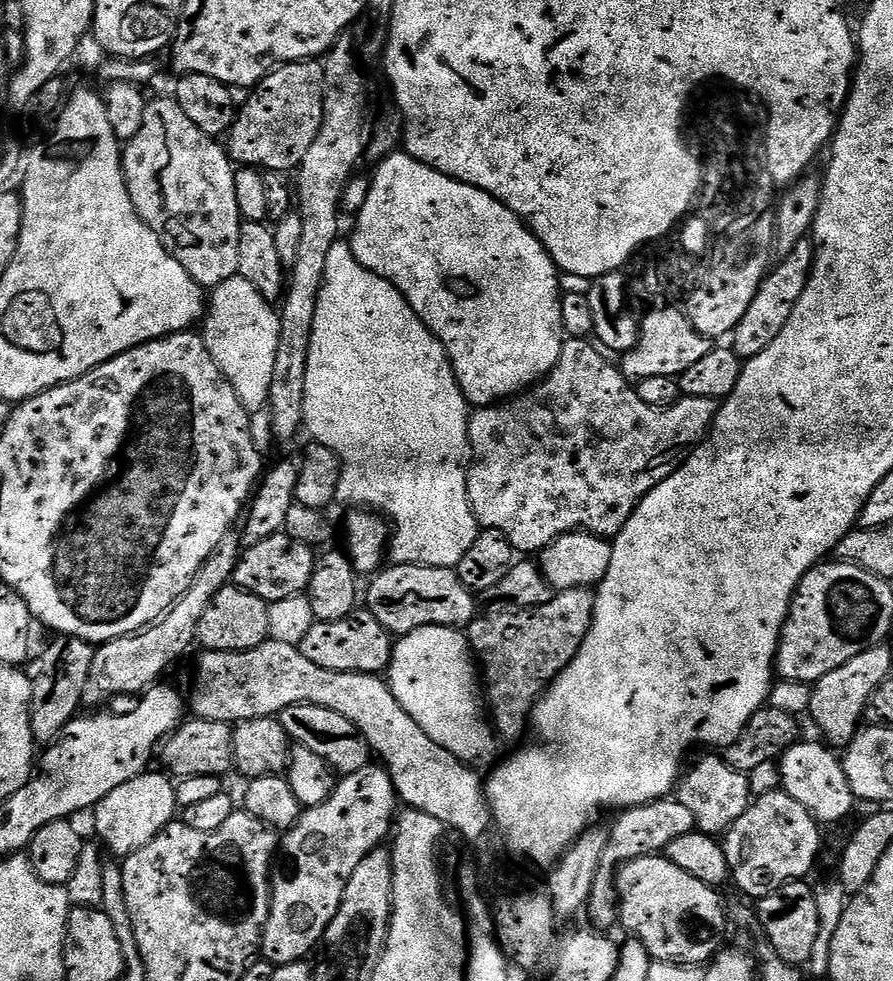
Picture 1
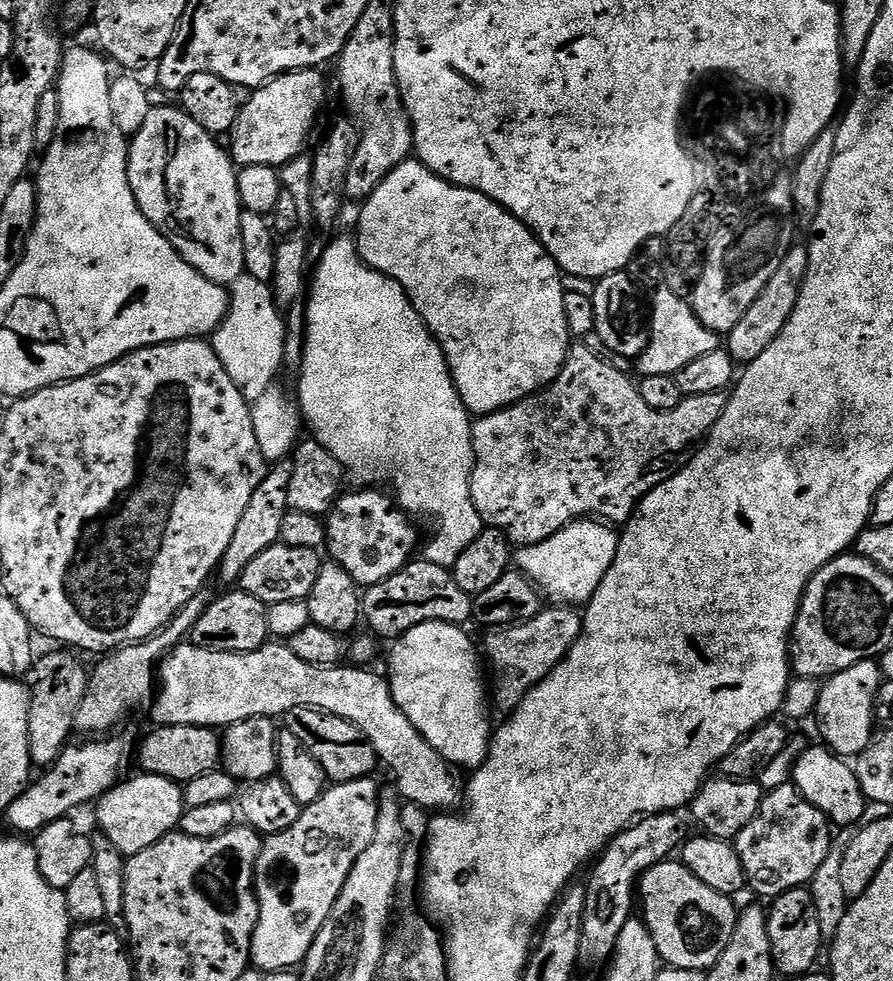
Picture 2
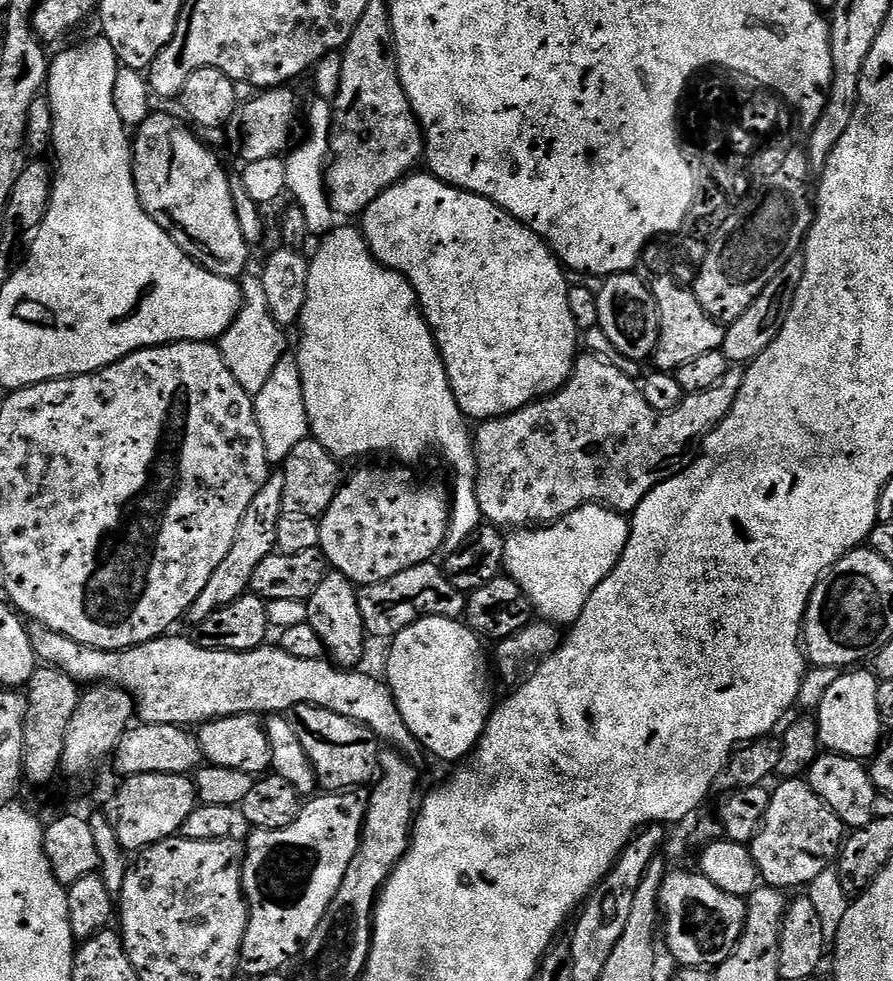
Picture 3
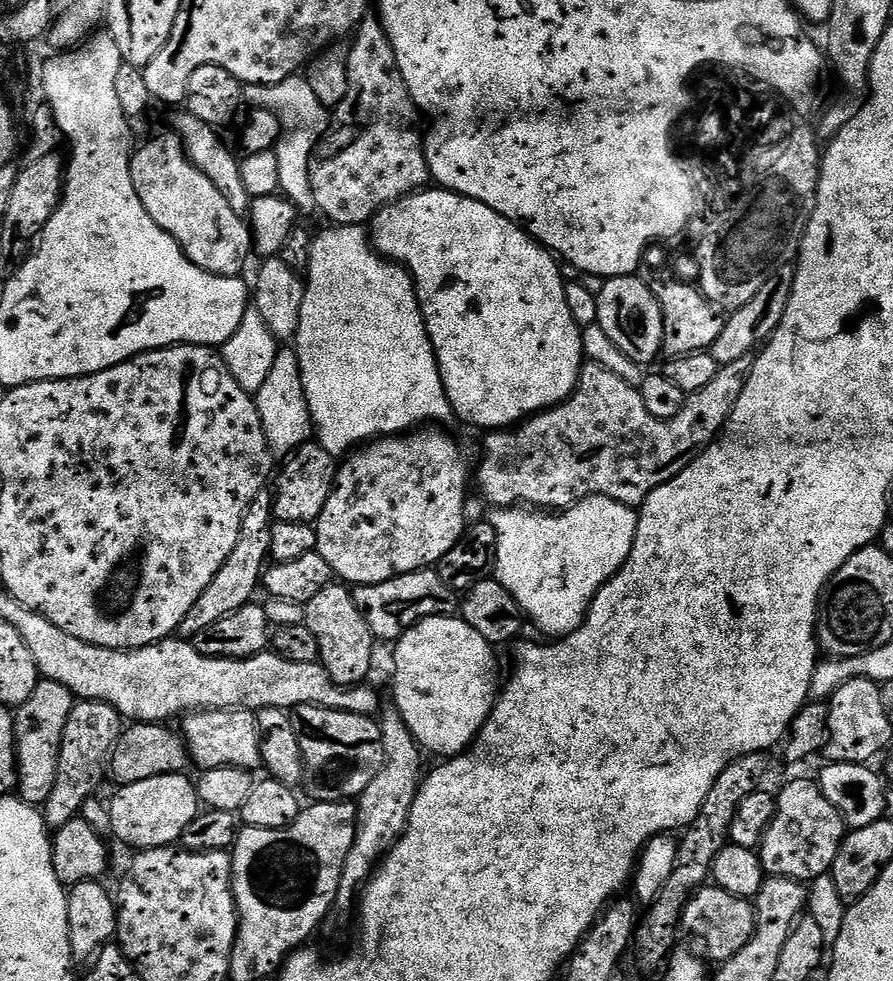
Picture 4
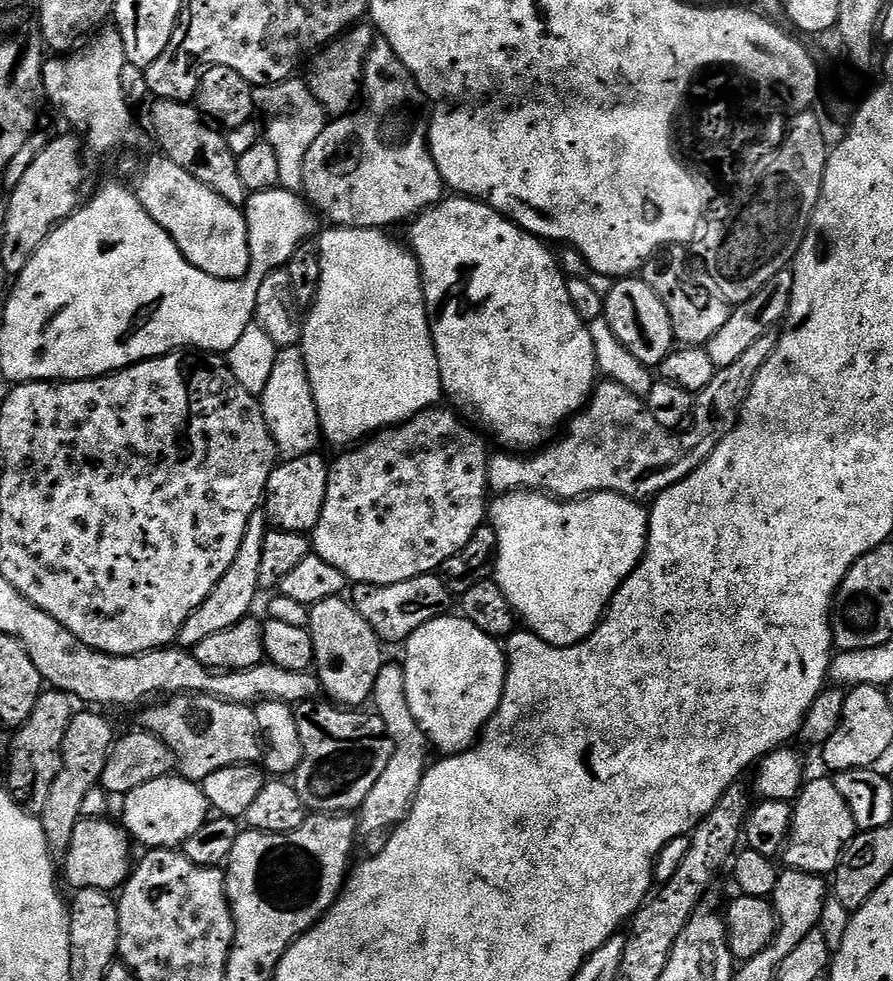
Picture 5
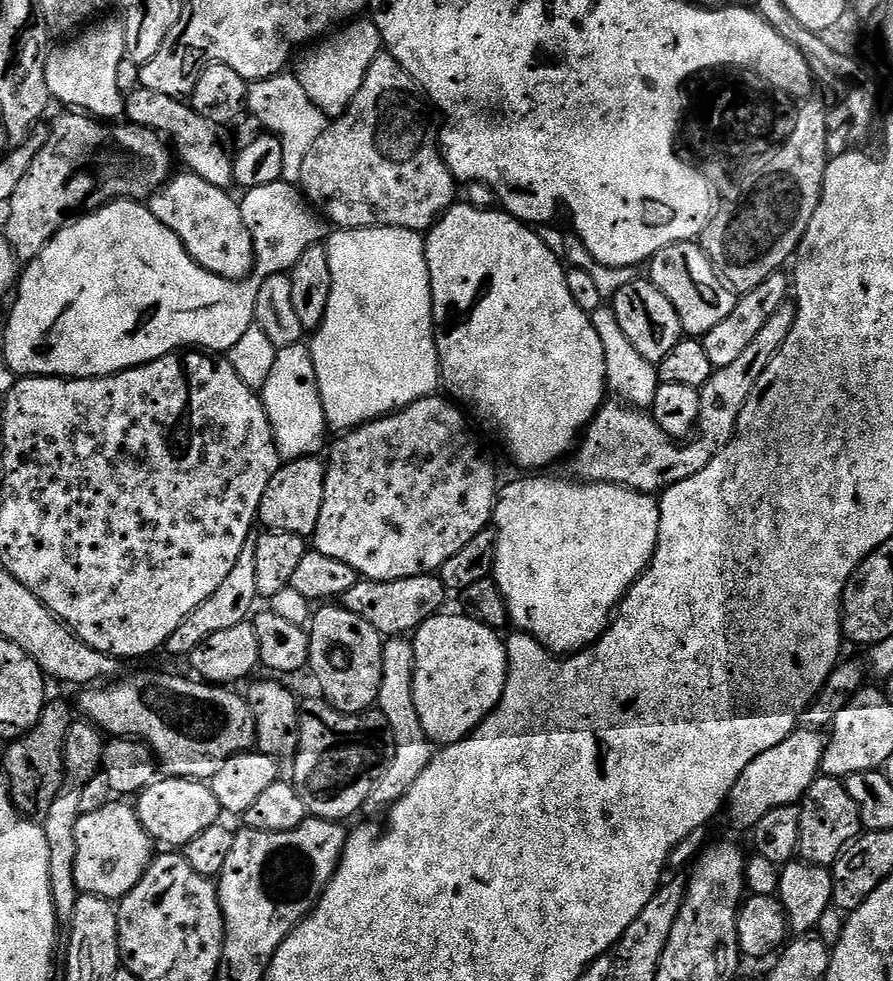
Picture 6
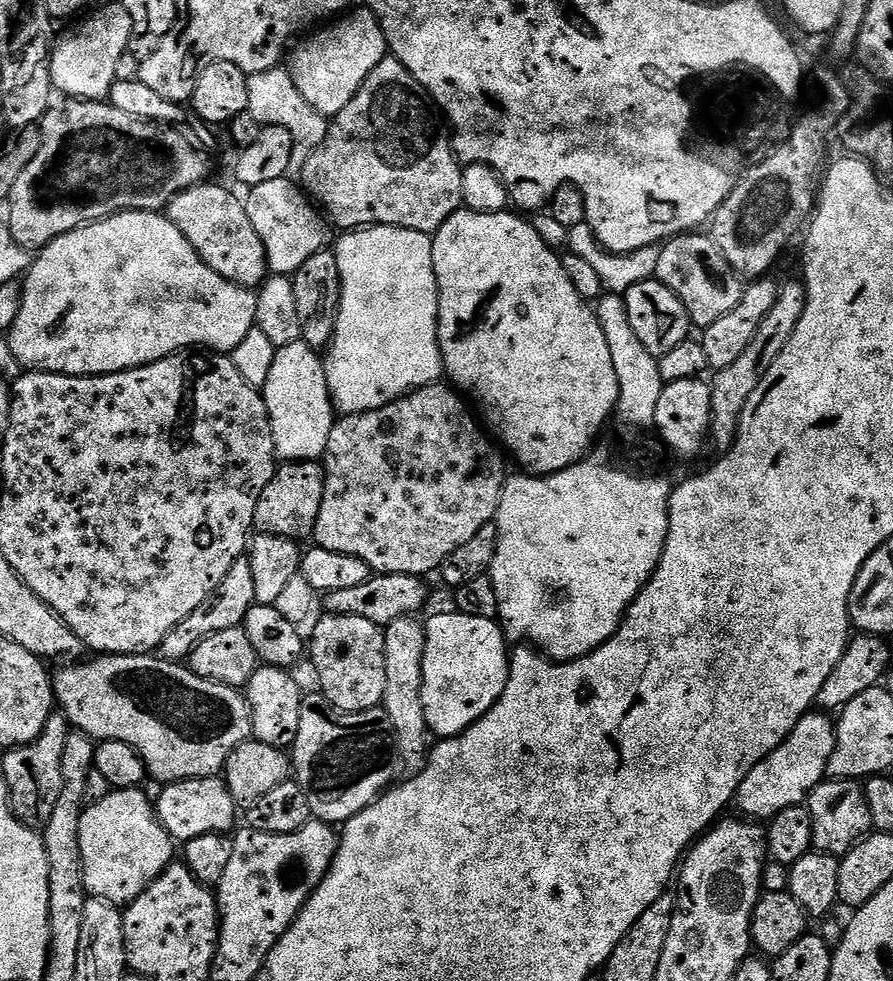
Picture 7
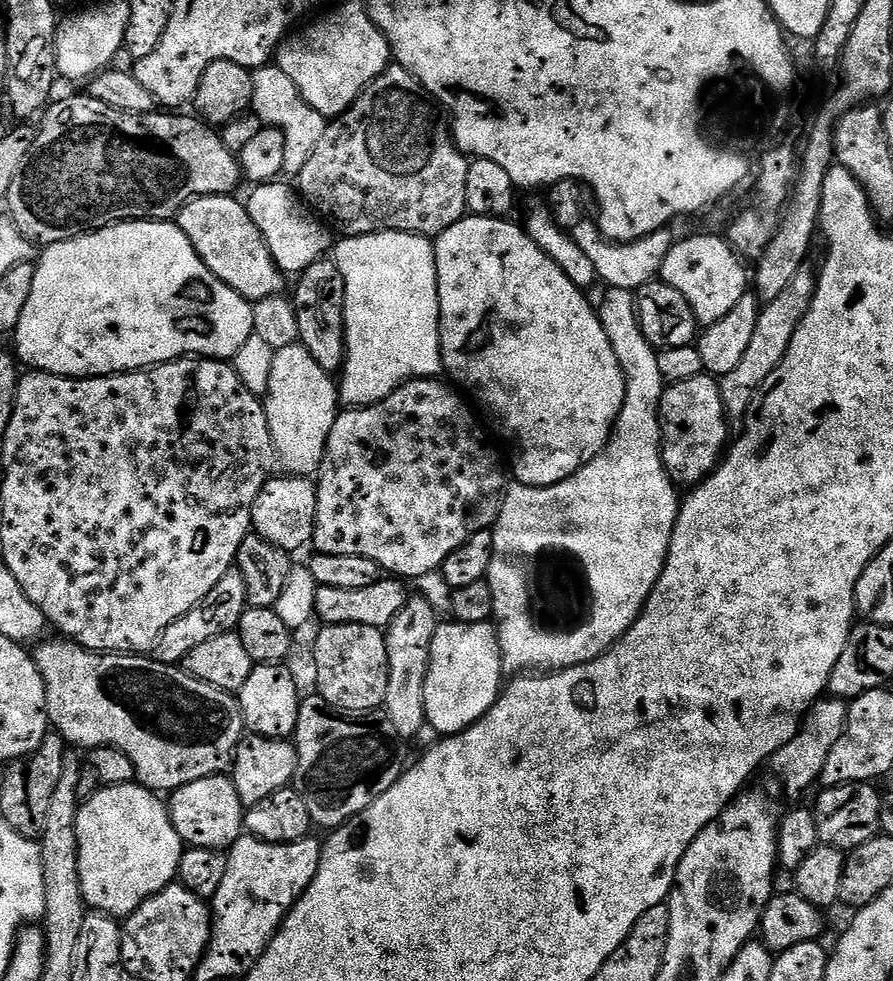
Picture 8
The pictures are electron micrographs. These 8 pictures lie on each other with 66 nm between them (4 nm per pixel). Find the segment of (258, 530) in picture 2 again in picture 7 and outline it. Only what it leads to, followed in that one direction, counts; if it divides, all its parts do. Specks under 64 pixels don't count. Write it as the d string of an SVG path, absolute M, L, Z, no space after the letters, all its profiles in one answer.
M247 558L238 559L232 563L230 570L226 570L226 578L222 578L222 582L210 594L210 598L206 598L206 602L202 602L198 610L186 614L186 618L182 618L182 622L178 622L178 626L174 626L174 630L170 630L166 638L162 638L158 649L160 659L173 662L187 661L194 646L198 646L198 642L204 641L205 638L210 638L210 634L241 627L246 614L255 603L254 578L251 575L250 562Z

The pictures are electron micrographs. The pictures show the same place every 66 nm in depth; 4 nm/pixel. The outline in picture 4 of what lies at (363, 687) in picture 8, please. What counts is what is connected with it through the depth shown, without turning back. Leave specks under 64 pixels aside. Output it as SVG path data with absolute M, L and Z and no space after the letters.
M333 582L330 586L326 586L326 590L321 590L317 596L310 598L310 602L304 605L303 623L310 630L310 634L314 634L314 638L318 638L318 650L320 651L318 662L324 667L326 674L330 674L330 678L334 678L336 684L345 686L363 684L369 679L367 676L368 671L372 668L374 637L370 626L366 626L366 618L362 618L351 591L343 583Z

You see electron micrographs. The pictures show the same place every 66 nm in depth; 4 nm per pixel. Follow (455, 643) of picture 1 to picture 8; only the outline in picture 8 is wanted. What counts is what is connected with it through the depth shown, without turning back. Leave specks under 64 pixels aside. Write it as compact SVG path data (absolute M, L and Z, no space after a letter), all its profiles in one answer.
M459 622L441 623L434 634L434 642L430 642L430 666L426 674L426 714L425 721L433 728L434 731L440 732L444 736L453 736L456 732L461 732L469 728L474 722L478 722L478 718L482 718L494 706L494 702L500 697L502 691L502 681L505 679L504 663L500 657L500 643L496 637L495 627L491 623L487 624L461 624Z

